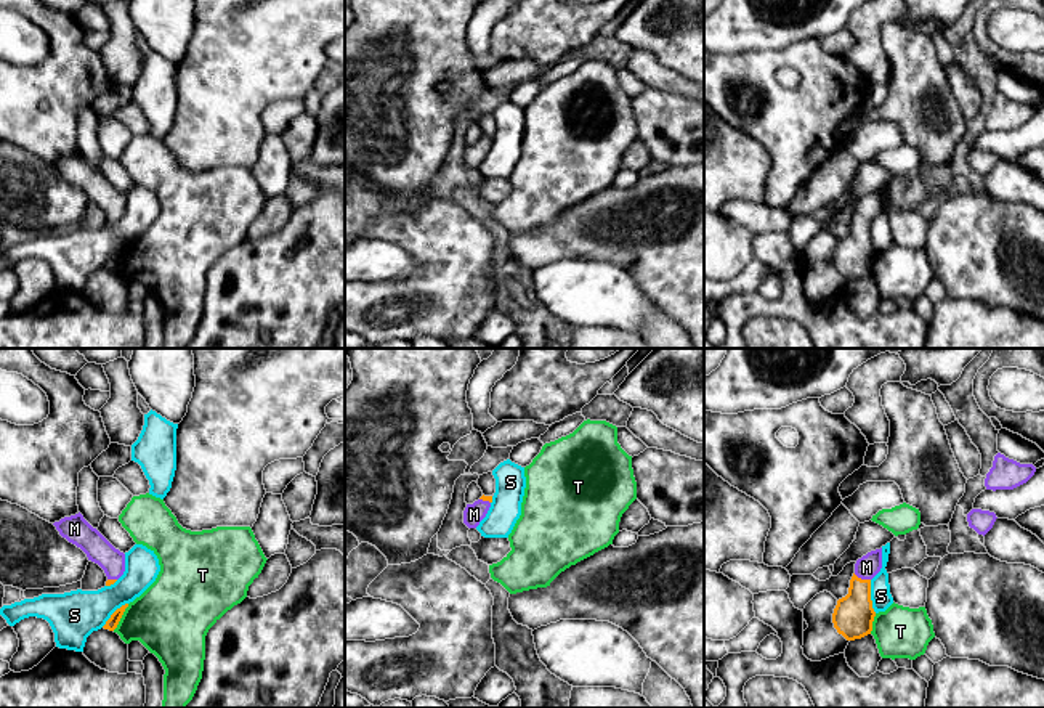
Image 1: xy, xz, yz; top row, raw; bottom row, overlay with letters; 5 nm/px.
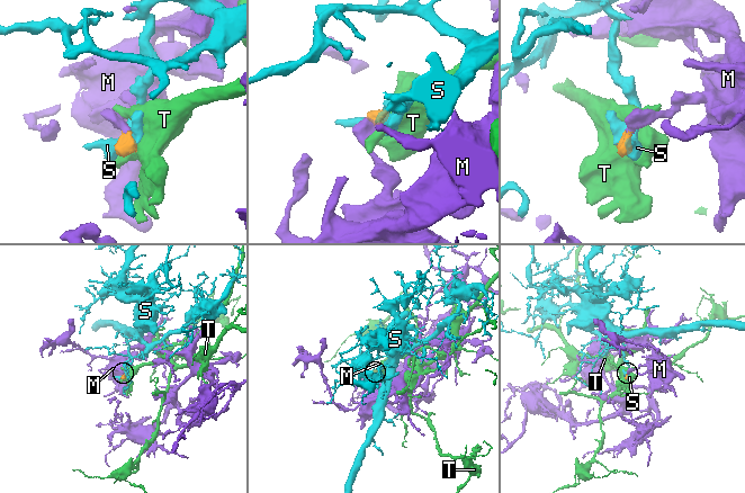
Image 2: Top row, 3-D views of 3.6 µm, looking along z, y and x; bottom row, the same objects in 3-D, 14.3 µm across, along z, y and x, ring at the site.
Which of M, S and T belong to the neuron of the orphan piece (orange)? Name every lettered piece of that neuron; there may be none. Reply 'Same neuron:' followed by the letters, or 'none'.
Same neuron: M

